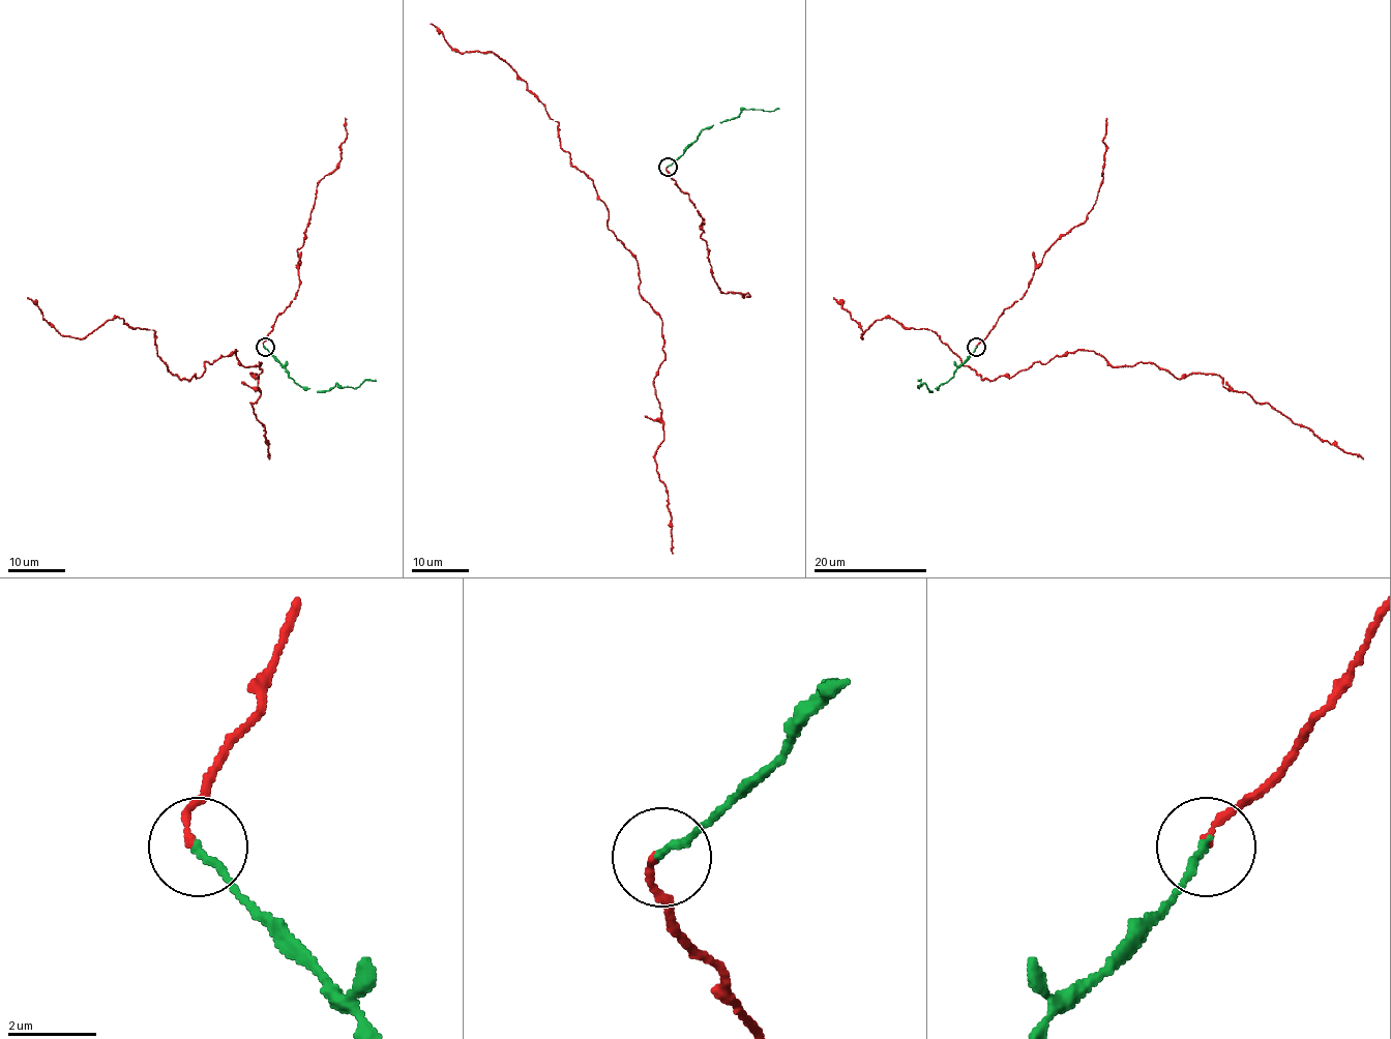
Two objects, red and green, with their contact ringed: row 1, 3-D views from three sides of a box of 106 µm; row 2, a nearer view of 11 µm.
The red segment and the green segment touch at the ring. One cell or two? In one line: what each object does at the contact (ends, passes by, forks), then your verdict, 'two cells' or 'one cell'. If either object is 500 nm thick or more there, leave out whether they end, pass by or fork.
red ends; green ends; one cell

